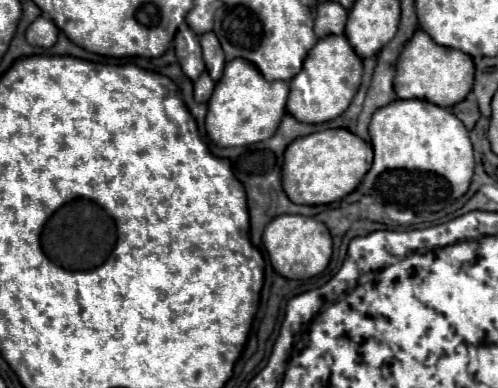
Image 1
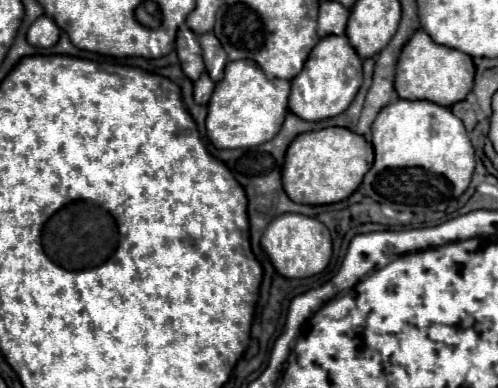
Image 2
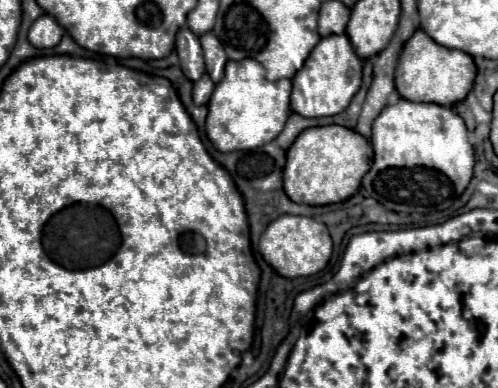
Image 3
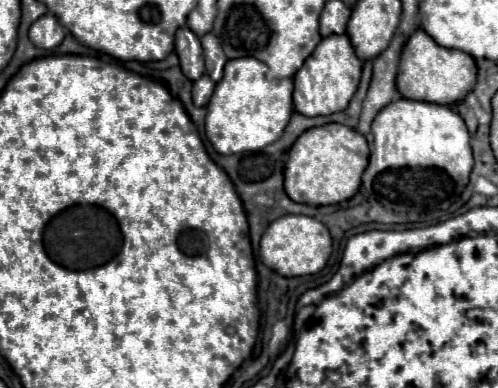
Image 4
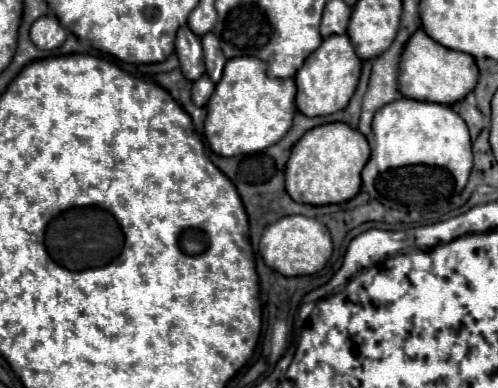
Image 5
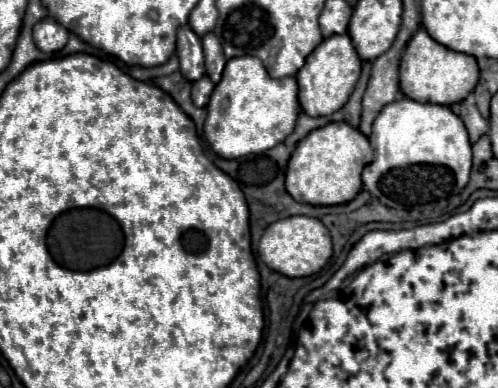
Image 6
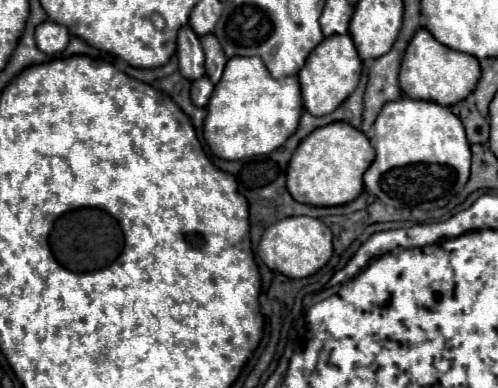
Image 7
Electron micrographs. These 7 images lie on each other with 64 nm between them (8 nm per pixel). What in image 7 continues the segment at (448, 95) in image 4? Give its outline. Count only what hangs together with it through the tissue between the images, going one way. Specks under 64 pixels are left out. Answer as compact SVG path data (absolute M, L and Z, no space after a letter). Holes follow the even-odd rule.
M420 28L414 38L410 40L402 68L400 68L400 86L406 96L414 100L428 100L440 106L452 106L464 100L474 88L480 78L480 64L474 56L456 52L444 44L440 44L428 30Z

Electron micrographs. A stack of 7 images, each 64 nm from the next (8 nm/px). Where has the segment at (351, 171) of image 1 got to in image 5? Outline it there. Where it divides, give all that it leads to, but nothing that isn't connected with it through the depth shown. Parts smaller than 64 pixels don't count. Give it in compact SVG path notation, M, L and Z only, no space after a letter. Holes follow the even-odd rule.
M332 122L308 130L292 148L286 164L286 192L294 202L324 206L354 198L360 190L360 172L368 162L370 146L366 138L342 122Z

